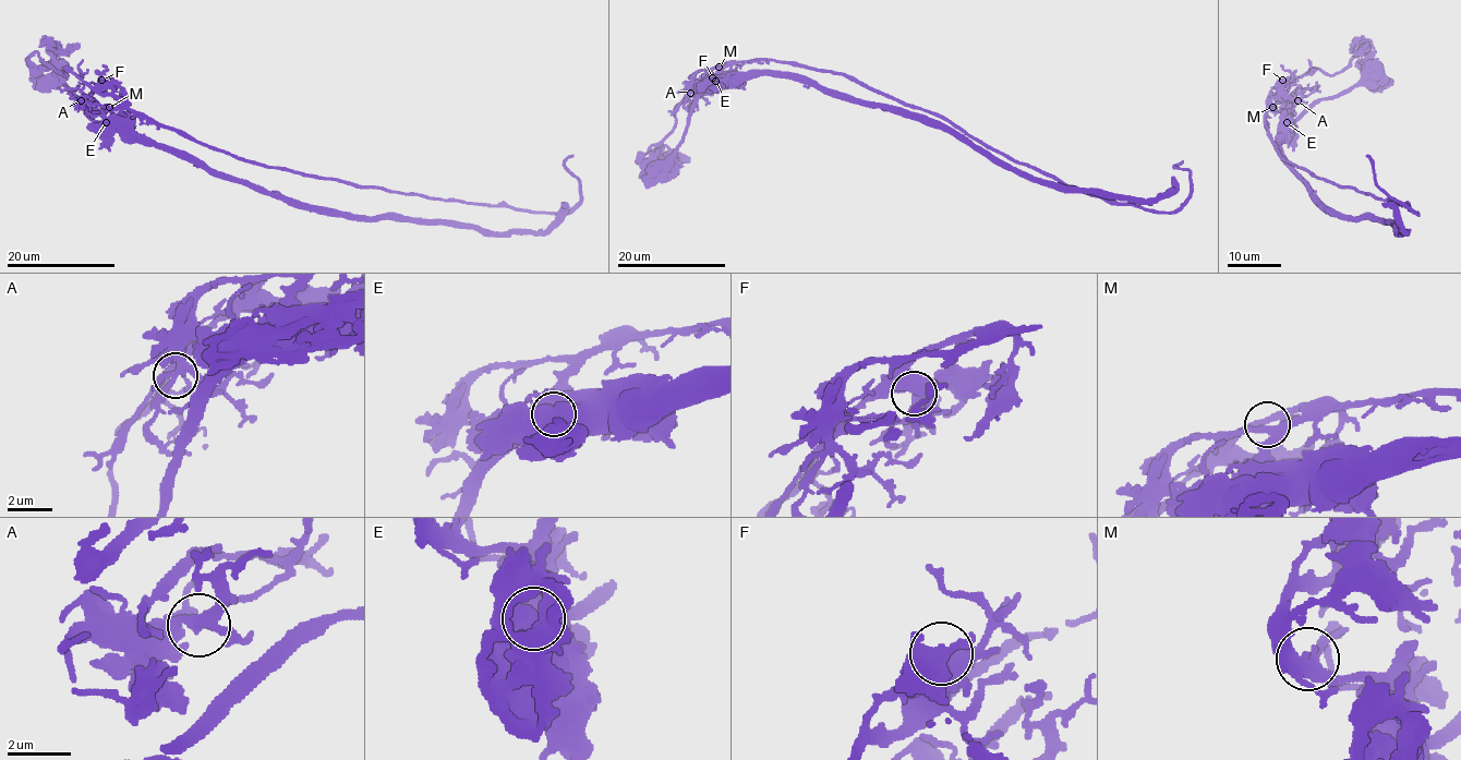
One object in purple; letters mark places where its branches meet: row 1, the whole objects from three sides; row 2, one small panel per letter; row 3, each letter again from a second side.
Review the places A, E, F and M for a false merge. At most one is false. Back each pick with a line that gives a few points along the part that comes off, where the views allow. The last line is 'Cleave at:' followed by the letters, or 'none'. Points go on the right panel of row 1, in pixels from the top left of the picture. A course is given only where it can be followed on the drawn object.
E: course (1287, 122), (1281, 111), (1267, 110), (1267, 130), (1279, 153), (1296, 167), (1417, 213), (1377, 185), (1366, 156)
Cleave at: E

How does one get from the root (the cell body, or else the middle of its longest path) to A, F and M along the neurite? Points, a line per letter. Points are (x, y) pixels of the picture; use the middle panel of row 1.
A: (736, 77), (700, 82), (689, 89), (690, 93)
F: (736, 77), (714, 77), (726, 62), (712, 77)
M: (736, 77), (716, 79), (719, 67)

